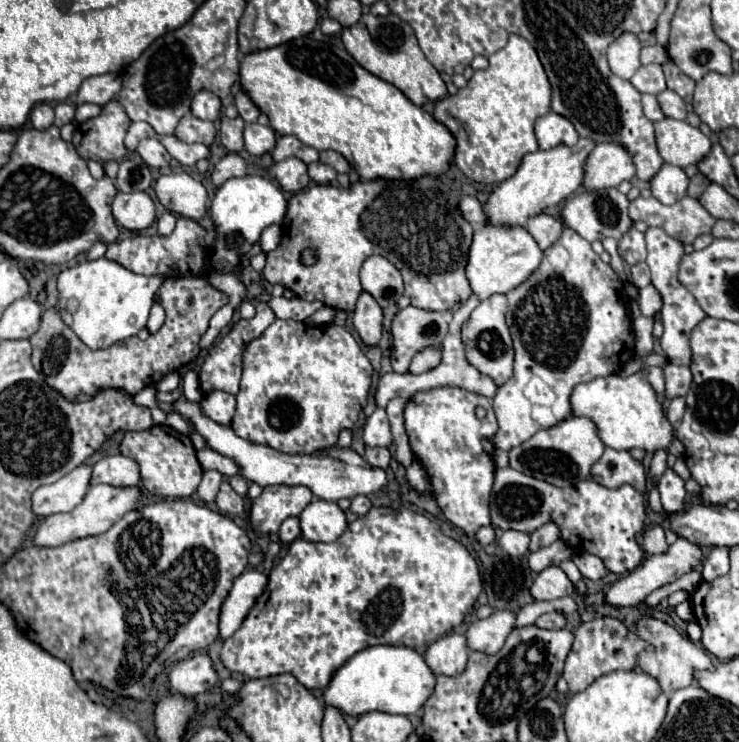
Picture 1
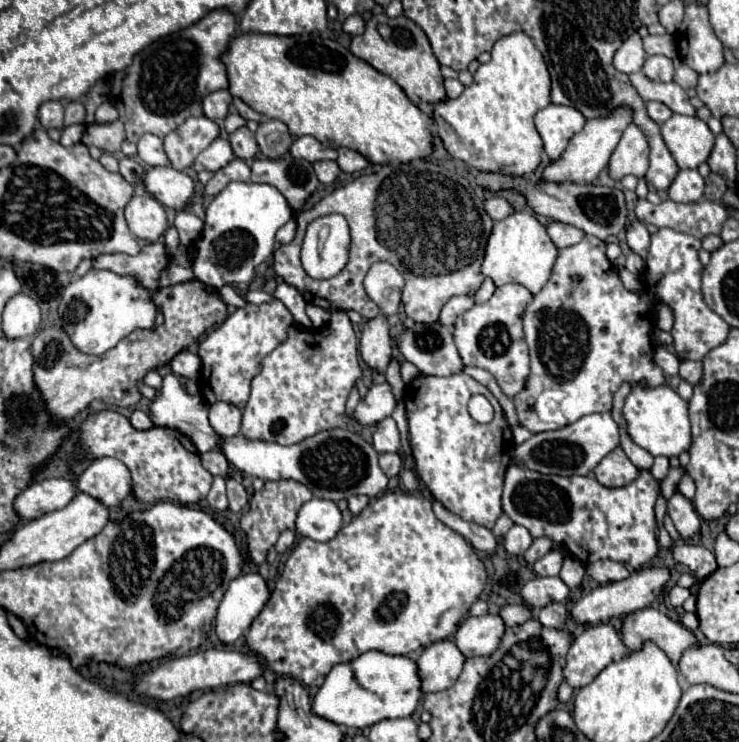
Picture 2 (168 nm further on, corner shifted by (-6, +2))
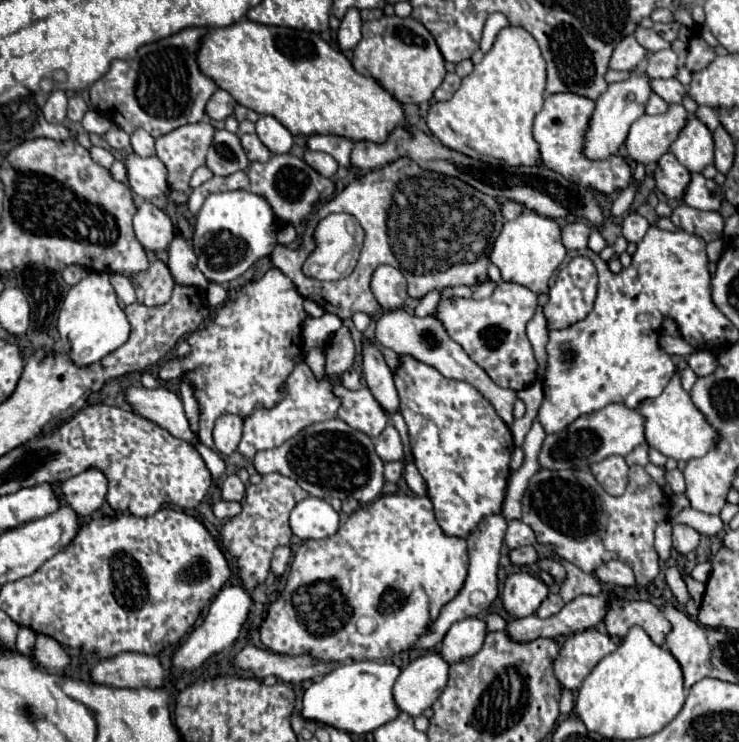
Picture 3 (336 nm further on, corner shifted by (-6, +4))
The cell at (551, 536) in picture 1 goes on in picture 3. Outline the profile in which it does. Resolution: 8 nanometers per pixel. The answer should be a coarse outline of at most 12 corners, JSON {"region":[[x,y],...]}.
{"region":[[533,545],[511,551],[515,565],[533,565],[539,561]]}

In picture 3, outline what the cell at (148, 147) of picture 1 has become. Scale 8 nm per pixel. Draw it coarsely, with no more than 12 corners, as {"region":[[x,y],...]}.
{"region":[[143,129],[131,135],[139,157],[155,155],[155,139]]}

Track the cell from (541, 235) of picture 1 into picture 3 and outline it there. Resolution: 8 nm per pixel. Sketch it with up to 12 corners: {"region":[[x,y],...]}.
{"region":[[583,221],[563,225],[565,249],[587,247],[591,227]]}

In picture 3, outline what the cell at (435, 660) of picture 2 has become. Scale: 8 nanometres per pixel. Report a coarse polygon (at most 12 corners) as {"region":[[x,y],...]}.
{"region":[[421,653],[401,671],[393,697],[419,717],[445,689],[449,663]]}

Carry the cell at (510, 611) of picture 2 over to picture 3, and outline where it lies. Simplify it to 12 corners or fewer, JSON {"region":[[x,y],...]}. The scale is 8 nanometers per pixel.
{"region":[[491,613],[485,617],[487,631],[501,631],[507,619]]}

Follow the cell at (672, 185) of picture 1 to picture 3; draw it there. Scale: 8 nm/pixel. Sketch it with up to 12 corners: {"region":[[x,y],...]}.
{"region":[[701,173],[691,175],[683,203],[719,211],[723,189]]}

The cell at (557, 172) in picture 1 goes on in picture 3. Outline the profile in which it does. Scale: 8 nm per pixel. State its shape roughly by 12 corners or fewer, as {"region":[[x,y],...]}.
{"region":[[643,67],[597,99],[583,155],[619,151],[651,95]]}

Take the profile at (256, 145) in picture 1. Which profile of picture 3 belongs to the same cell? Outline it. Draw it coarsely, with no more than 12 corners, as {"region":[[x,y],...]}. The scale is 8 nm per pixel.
{"region":[[261,115],[257,135],[275,155],[293,145],[291,133],[271,115]]}

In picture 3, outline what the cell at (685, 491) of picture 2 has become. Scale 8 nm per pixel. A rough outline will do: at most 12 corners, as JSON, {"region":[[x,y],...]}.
{"region":[[679,469],[667,471],[673,493],[685,493],[685,477]]}

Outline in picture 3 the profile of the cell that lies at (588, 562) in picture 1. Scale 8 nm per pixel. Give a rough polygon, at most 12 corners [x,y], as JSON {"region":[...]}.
{"region":[[617,559],[605,561],[595,571],[611,587],[635,587],[631,567]]}

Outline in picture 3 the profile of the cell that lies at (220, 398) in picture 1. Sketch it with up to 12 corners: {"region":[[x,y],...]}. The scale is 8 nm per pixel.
{"region":[[225,413],[215,421],[213,441],[231,455],[241,439],[243,419]]}

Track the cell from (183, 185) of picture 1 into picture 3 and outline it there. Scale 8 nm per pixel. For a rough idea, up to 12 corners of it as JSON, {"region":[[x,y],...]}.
{"region":[[127,155],[131,189],[145,197],[169,193],[159,157]]}

